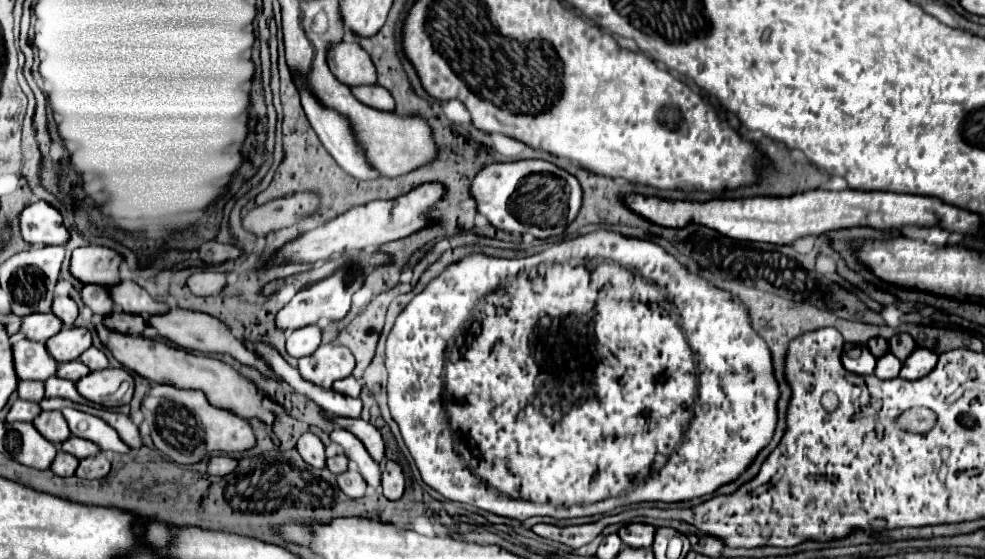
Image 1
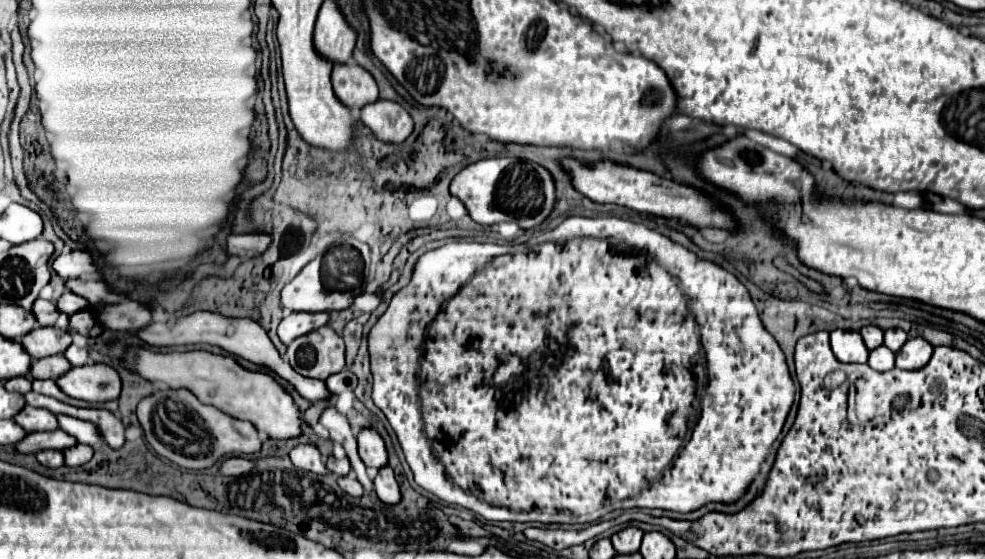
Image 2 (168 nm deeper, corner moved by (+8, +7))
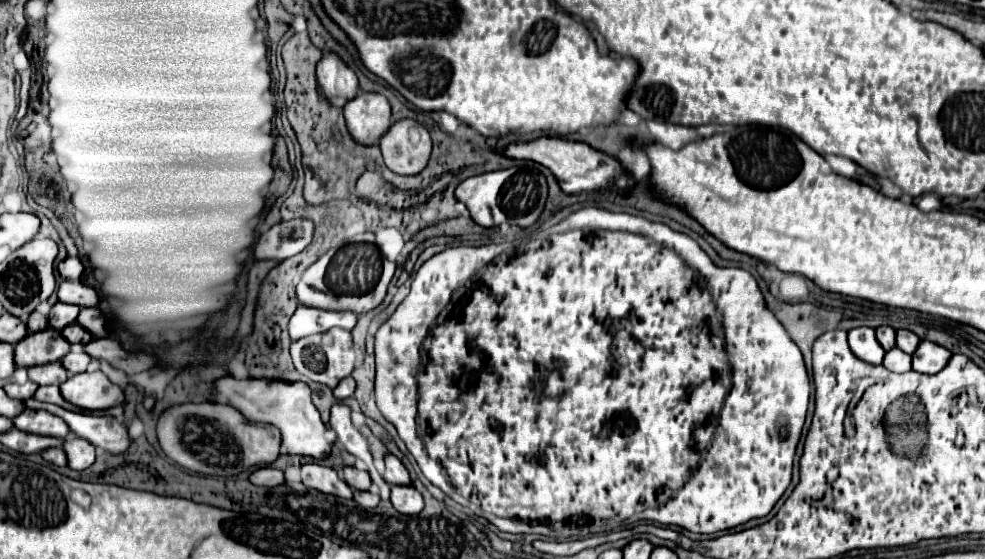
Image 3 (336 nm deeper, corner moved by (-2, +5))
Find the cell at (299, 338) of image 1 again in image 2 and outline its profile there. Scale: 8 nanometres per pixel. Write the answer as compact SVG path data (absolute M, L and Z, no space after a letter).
M288 313L278 327L278 337L284 345L290 345L296 337L302 337L322 325L326 325L328 313Z

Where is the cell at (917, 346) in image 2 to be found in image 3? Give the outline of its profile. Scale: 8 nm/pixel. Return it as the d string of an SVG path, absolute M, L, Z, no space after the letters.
M922 341L918 349L912 353L912 369L914 371L940 371L948 361L952 353L944 349L942 345L936 345L932 341Z

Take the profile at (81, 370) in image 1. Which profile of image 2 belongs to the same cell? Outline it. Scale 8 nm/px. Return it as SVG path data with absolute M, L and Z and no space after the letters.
M52 355L52 357L42 357L32 361L32 377L42 377L42 379L58 379L70 369L70 361L64 355Z

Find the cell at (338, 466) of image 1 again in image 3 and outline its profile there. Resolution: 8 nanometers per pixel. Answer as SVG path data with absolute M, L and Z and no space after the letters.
M344 467L344 479L352 489L358 489L358 491L368 491L372 485L368 471L360 471L356 467Z

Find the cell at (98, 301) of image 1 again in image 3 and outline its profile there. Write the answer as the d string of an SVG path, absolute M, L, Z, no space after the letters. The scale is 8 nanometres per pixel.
M58 301L58 303L50 309L50 313L48 313L48 327L60 331L60 329L66 327L68 323L74 323L74 321L76 321L78 311L80 311L80 307L64 305L64 303Z

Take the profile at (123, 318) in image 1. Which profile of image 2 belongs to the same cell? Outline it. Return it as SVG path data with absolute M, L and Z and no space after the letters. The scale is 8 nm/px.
M88 307L88 309L74 313L70 317L70 327L76 329L78 333L82 333L82 335L94 335L96 327L98 327L98 321L94 317L94 307Z

